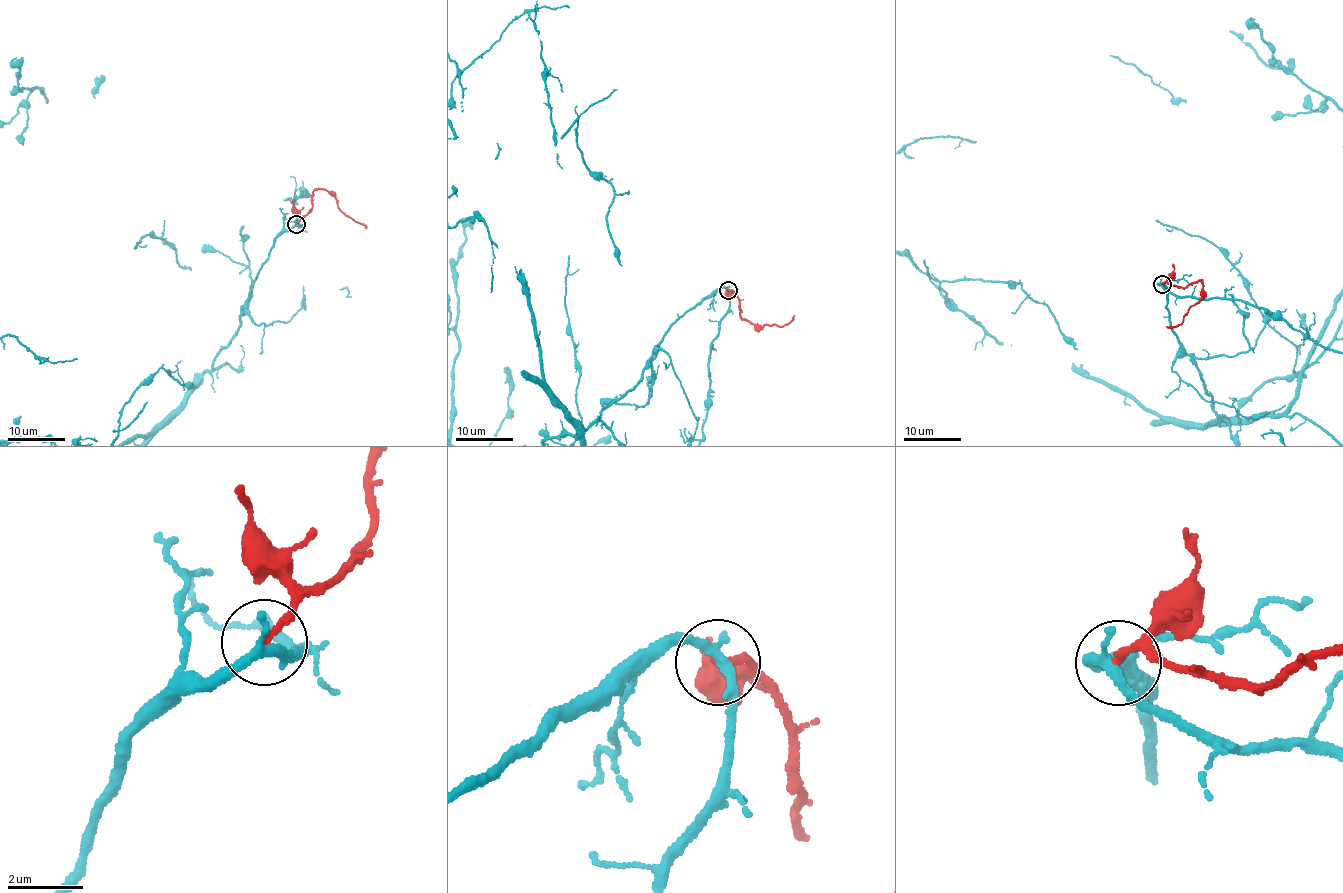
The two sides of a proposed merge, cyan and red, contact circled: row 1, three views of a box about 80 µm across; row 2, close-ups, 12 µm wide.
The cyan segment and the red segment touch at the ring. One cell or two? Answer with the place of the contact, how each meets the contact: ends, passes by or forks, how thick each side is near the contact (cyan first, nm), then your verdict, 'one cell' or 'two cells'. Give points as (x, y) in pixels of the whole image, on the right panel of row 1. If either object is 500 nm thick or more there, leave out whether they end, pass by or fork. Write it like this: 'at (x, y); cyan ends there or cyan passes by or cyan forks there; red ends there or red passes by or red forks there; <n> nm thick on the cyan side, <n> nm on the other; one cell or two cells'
at (1162, 284); cyan passes by; red ends there; 280 nm thick on the cyan side, 190 nm on the other; two cells

